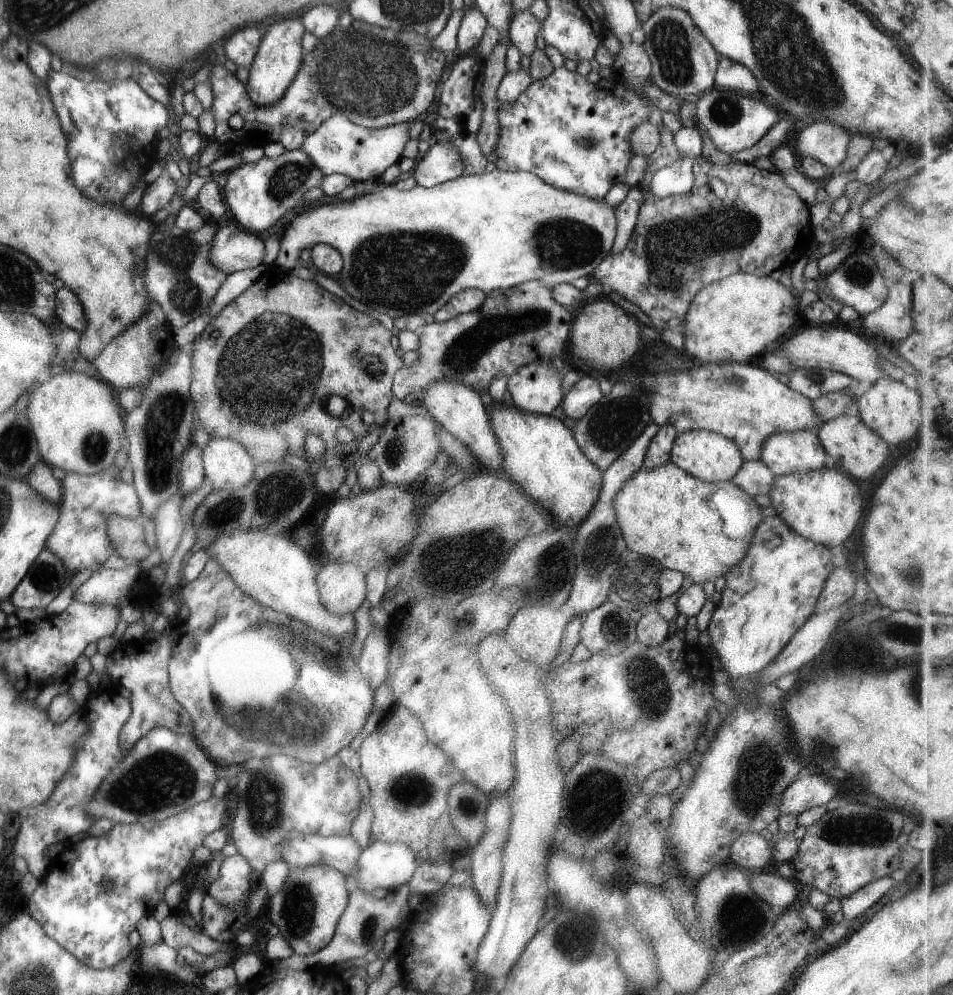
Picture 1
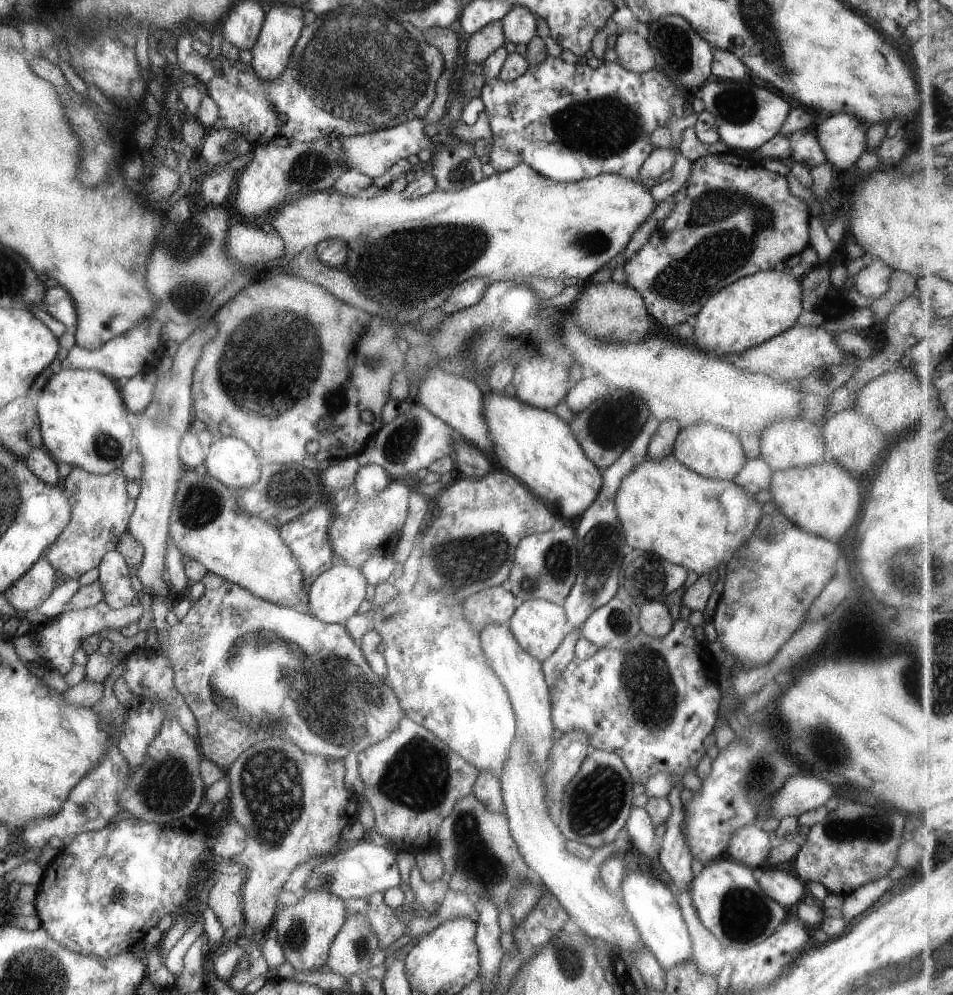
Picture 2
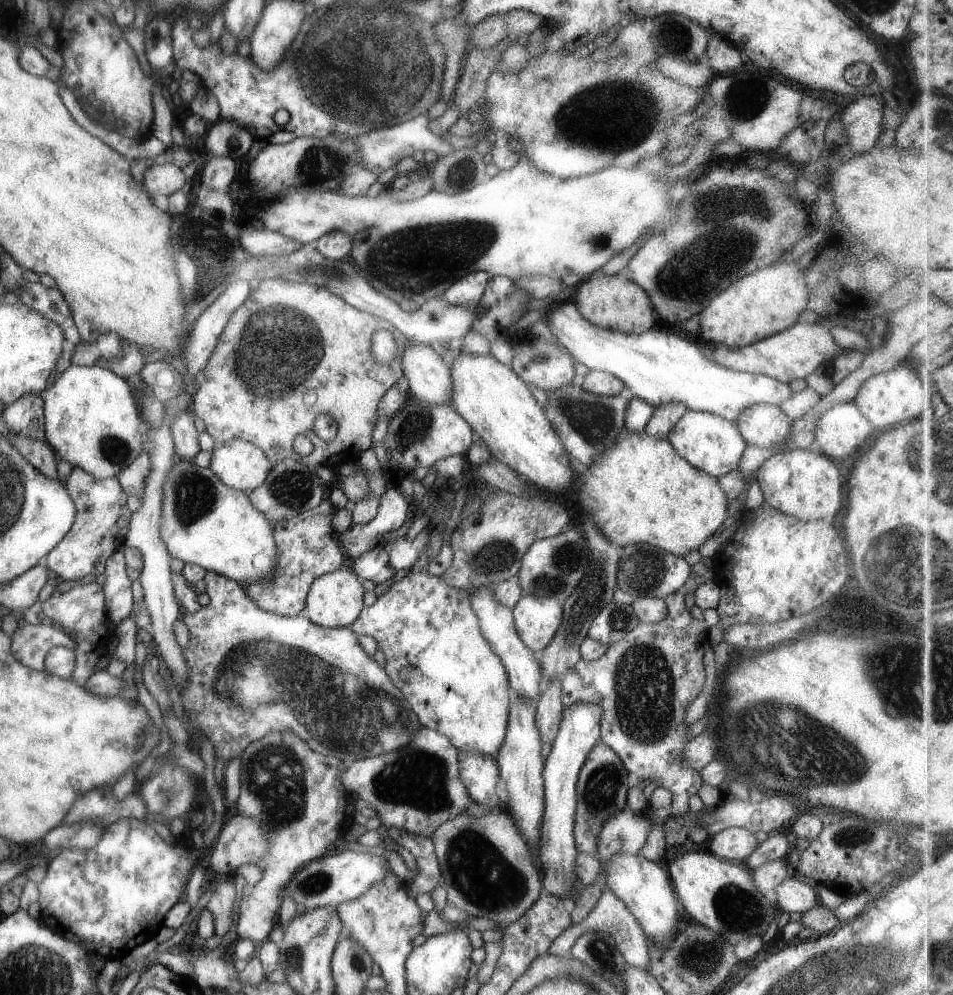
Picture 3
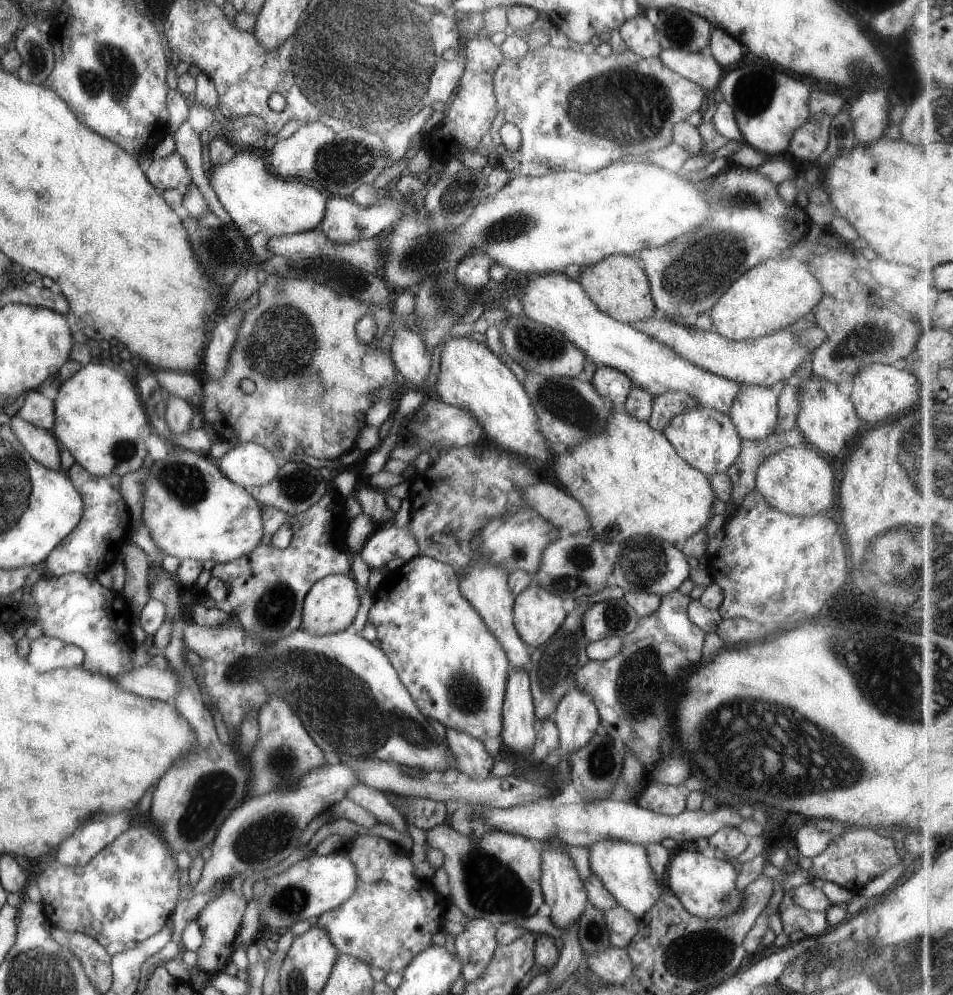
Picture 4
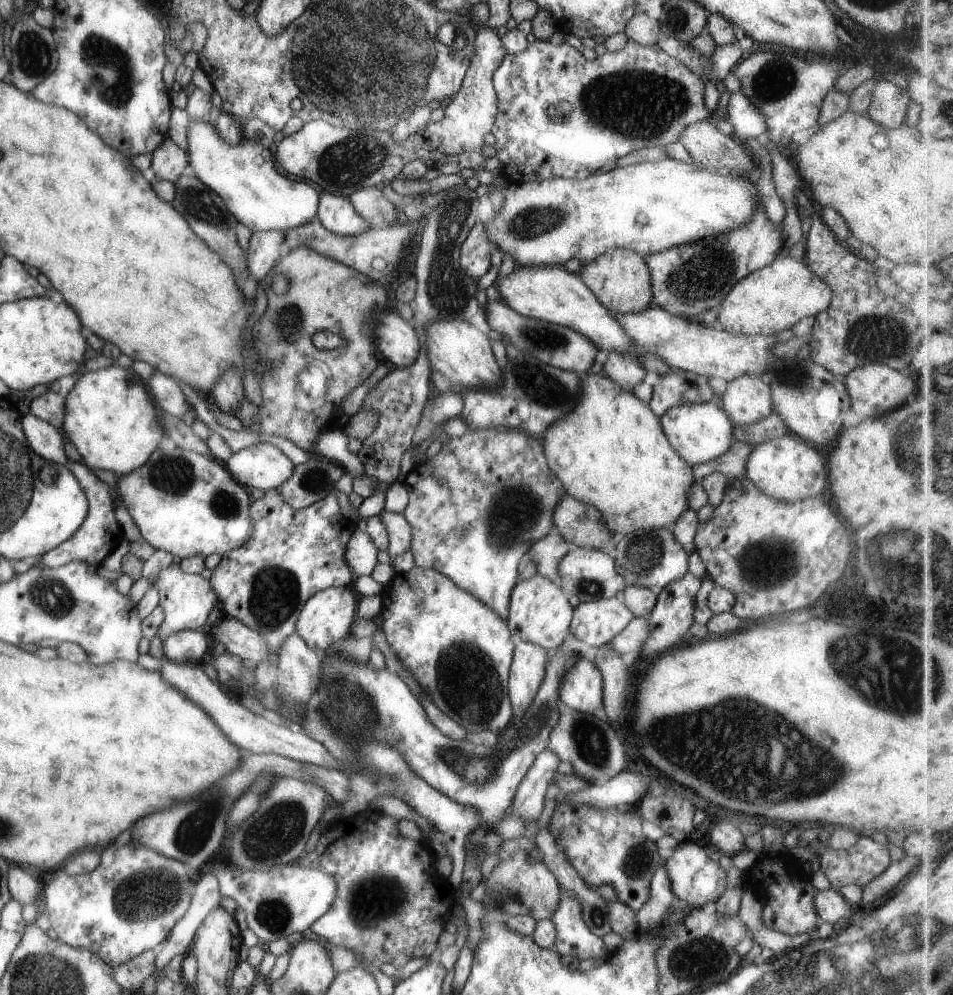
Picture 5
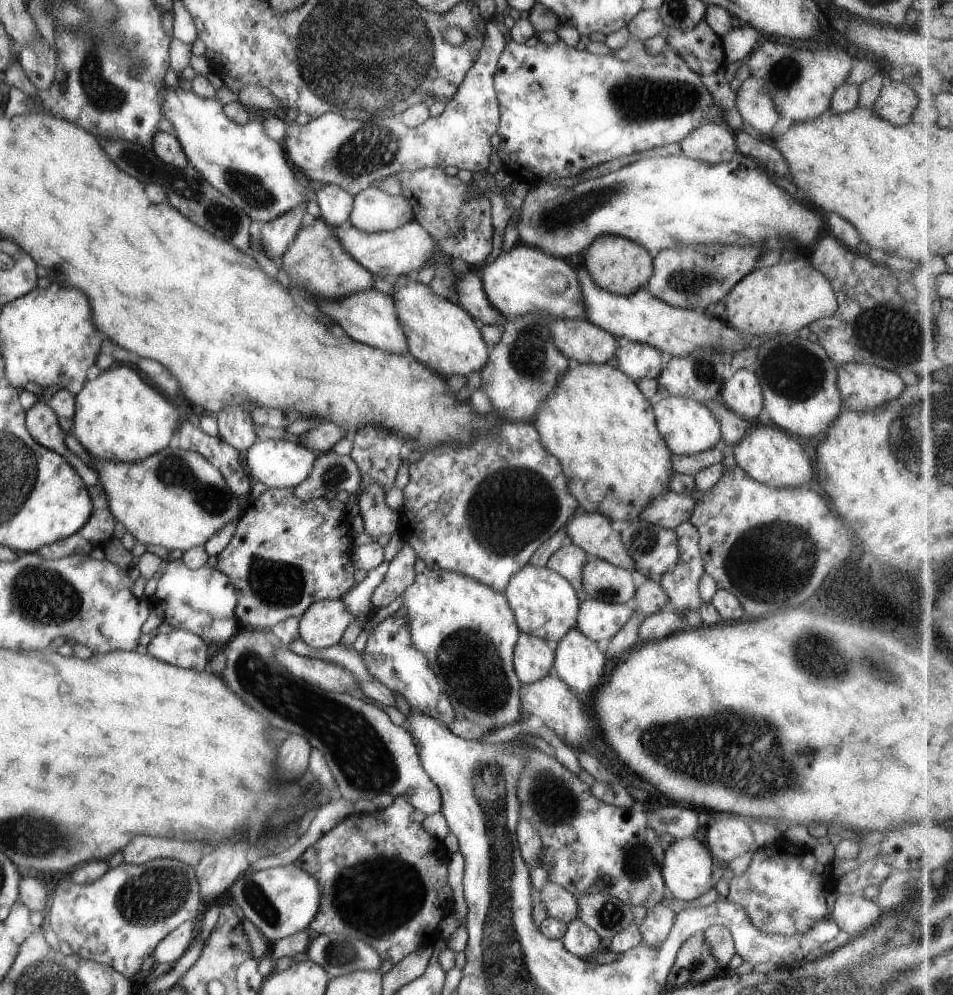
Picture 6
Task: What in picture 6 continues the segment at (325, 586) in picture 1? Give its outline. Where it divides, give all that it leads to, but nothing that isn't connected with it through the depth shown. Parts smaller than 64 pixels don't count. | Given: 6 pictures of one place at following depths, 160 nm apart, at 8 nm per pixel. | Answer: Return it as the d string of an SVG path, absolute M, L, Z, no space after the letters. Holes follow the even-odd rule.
M324 599L309 606L299 620L299 637L312 648L322 649L341 642L345 628L353 621L353 614L346 608L343 599Z

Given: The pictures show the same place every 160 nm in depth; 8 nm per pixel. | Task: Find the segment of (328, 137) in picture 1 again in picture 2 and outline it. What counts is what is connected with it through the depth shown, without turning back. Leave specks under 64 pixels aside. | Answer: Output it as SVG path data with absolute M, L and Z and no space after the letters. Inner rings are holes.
M411 119L394 127L340 138L341 150L344 153L344 168L357 169L358 172L362 172L362 174L373 180L388 173L392 166L401 159L407 159L411 155L418 155L423 149L434 151L436 146L426 136L424 127L423 119Z

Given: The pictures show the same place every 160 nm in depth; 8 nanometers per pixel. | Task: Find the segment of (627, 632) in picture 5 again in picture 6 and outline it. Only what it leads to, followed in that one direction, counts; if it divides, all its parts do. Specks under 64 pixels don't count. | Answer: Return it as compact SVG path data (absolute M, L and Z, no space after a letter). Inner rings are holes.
M665 606L656 614L646 617L642 626L640 626L638 640L635 646L664 638L669 634L681 630L682 618L683 616L681 614L668 610L668 606Z

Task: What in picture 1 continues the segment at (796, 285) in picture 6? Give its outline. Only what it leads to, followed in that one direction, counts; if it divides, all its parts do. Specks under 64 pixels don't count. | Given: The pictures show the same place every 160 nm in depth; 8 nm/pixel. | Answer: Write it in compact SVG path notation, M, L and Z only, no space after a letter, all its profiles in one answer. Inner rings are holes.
M738 273L735 275L730 275L729 277L723 278L720 281L713 282L712 285L705 286L692 301L688 312L685 314L685 323L686 330L684 332L684 346L683 352L686 356L690 356L697 363L742 363L746 364L750 361L752 356L758 356L770 342L774 342L776 338L780 338L788 328L792 328L794 326L794 322L796 322L796 316L801 315L800 310L798 309L798 297L795 295L793 289L786 288L786 286L782 285L776 276L765 276L759 277L756 275L751 275L748 273Z

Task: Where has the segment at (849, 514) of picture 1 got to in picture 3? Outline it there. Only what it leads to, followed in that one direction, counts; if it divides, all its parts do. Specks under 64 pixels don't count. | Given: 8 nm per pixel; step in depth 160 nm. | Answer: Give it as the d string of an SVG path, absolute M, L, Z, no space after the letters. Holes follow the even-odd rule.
M790 449L774 452L756 473L764 493L765 503L783 514L794 516L801 522L831 521L844 506L844 479L840 465L826 455L814 454L809 449Z

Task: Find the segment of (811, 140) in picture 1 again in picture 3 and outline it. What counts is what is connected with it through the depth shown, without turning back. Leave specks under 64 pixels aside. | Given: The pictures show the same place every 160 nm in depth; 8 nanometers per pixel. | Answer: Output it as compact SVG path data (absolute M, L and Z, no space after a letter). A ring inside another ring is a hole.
M882 96L860 97L844 108L838 117L848 134L851 154L869 152L879 142L883 130L885 102Z

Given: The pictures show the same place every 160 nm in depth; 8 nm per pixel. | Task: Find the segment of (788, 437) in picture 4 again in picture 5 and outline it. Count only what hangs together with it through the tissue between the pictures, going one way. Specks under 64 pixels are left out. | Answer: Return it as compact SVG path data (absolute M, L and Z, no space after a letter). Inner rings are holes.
M736 440L732 446L730 446L722 456L718 456L717 459L692 466L694 478L696 478L697 482L700 482L702 478L714 472L720 472L720 474L724 474L727 478L742 478L746 474L748 456L750 456L750 452L752 452L754 448L756 448L756 446L752 446L752 444L748 444L748 442Z

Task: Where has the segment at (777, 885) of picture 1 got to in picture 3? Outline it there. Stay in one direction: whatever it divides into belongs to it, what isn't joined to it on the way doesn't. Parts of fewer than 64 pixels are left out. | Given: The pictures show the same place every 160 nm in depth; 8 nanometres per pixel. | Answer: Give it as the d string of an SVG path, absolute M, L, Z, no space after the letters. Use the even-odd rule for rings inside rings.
M793 873L774 888L773 901L778 909L788 913L806 913L817 906L819 899L814 888L806 882L797 880Z

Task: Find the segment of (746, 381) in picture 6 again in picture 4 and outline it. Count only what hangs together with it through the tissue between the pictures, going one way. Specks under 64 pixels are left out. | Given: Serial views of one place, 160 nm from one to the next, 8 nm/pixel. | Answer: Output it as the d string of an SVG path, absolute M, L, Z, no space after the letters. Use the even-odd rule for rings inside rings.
M744 383L734 397L730 418L742 440L760 440L776 432L777 396L771 387Z

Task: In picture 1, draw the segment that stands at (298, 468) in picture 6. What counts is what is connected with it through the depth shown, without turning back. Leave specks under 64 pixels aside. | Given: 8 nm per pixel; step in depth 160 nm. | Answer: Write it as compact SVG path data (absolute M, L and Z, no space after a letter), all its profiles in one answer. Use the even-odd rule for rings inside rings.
M211 438L203 448L205 477L210 480L214 490L233 491L246 486L256 474L256 461L250 456L247 448L240 442L229 438Z

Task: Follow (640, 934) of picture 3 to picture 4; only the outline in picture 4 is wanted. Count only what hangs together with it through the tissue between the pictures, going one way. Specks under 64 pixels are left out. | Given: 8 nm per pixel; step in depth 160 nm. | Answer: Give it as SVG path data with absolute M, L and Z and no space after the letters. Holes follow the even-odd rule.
M616 905L607 911L602 911L606 929L609 932L609 939L612 947L625 949L638 930L637 918L622 905Z

